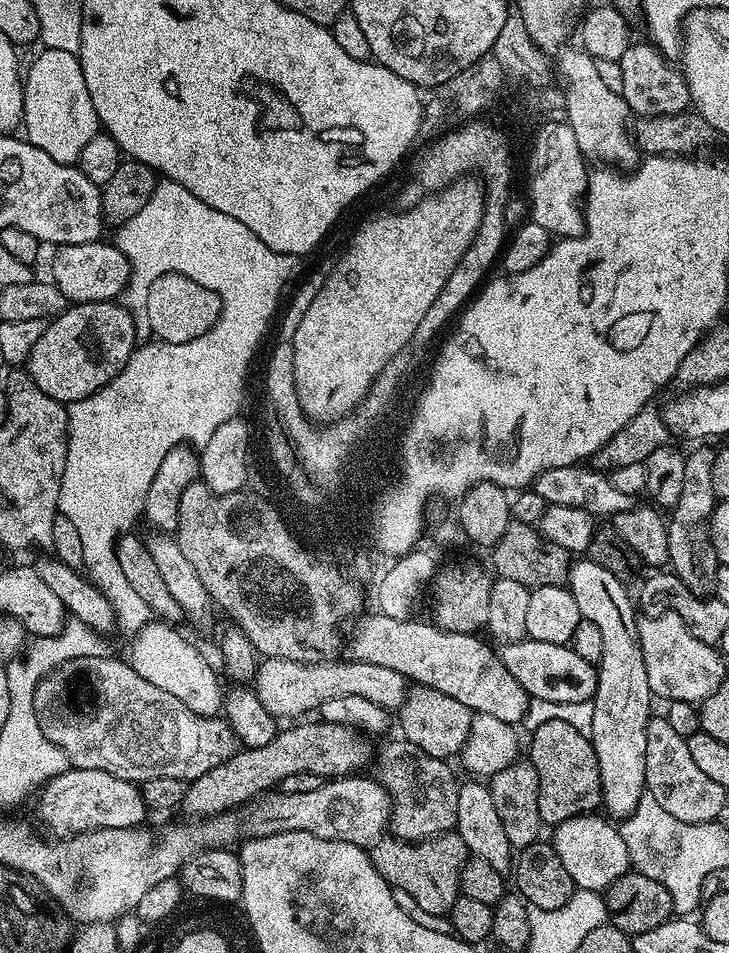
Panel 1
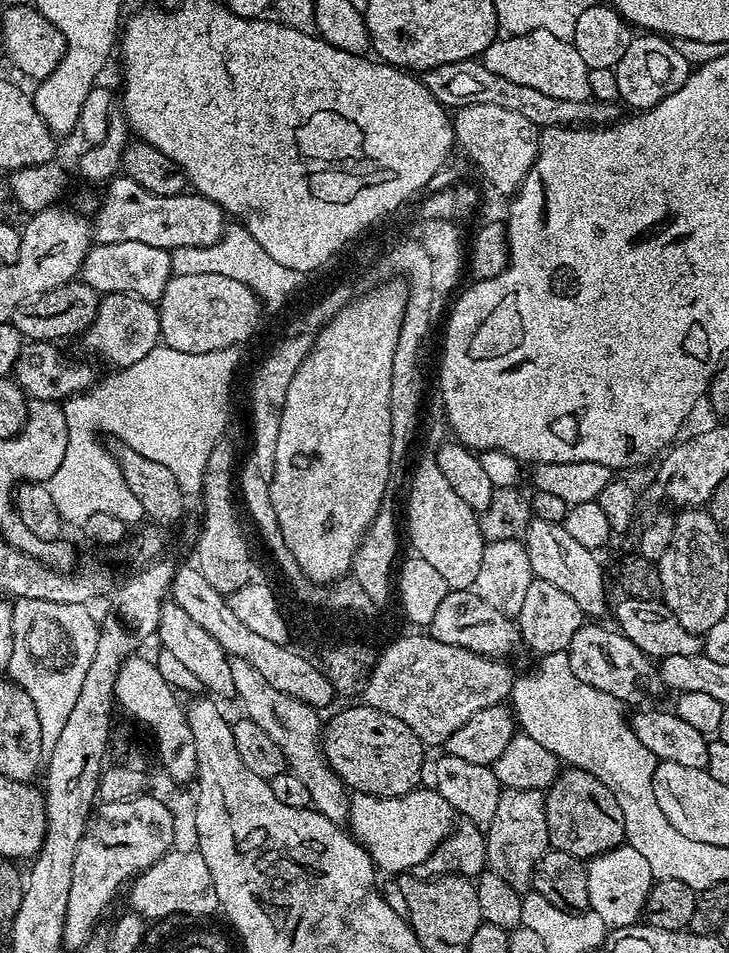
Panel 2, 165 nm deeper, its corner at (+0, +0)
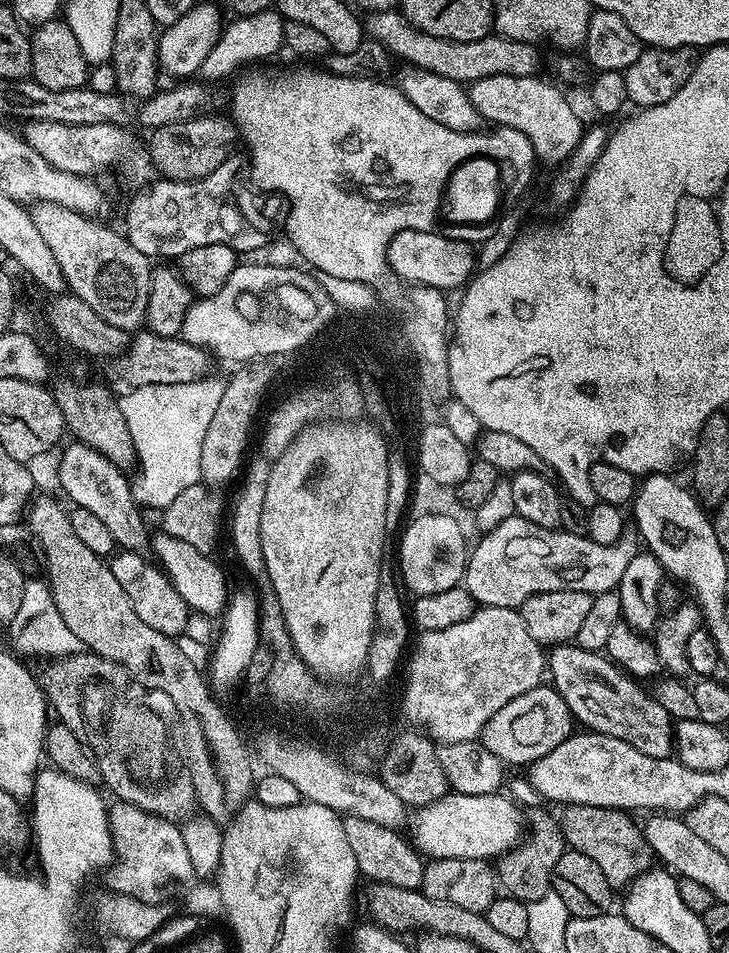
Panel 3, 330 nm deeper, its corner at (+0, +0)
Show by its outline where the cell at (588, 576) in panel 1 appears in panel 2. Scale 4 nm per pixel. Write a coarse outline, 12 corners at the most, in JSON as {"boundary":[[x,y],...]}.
{"boundary":[[533,518],[526,547],[535,579],[609,615],[597,553],[563,524]]}

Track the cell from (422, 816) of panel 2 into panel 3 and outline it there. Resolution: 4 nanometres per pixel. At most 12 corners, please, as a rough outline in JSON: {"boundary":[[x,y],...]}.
{"boundary":[[500,792],[415,809],[411,843],[433,861],[495,861],[521,843]]}

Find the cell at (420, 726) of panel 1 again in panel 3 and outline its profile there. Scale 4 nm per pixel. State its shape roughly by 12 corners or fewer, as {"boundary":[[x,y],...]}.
{"boundary":[[551,686],[506,702],[478,740],[505,766],[530,766],[573,735]]}

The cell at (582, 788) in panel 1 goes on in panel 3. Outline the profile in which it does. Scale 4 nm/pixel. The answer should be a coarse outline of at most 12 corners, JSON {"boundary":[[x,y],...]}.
{"boundary":[[569,804],[565,845],[613,890],[653,867],[641,827],[619,808]]}

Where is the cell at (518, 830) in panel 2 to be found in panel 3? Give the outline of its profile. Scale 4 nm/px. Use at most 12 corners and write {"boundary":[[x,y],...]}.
{"boundary":[[527,811],[530,840],[499,857],[501,889],[527,905],[552,890],[559,821]]}

